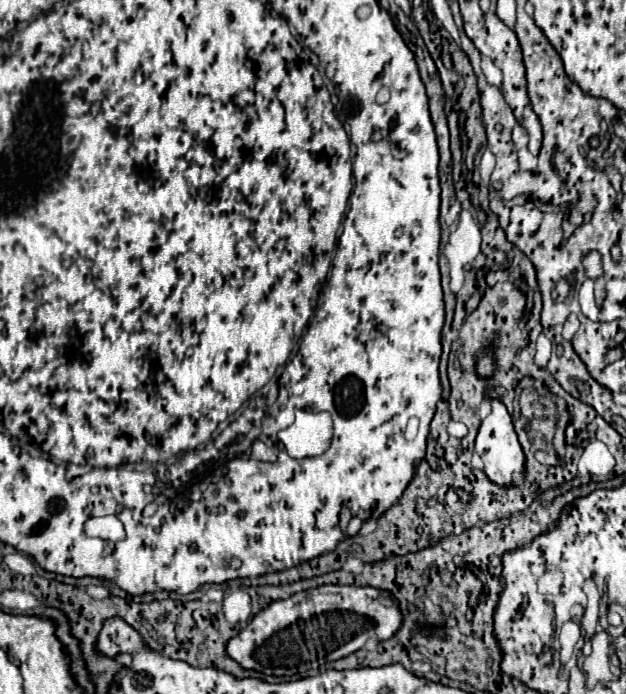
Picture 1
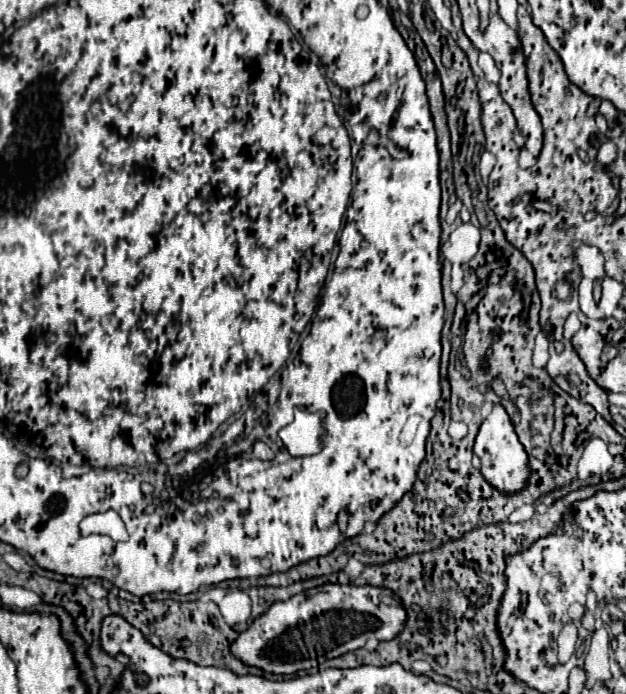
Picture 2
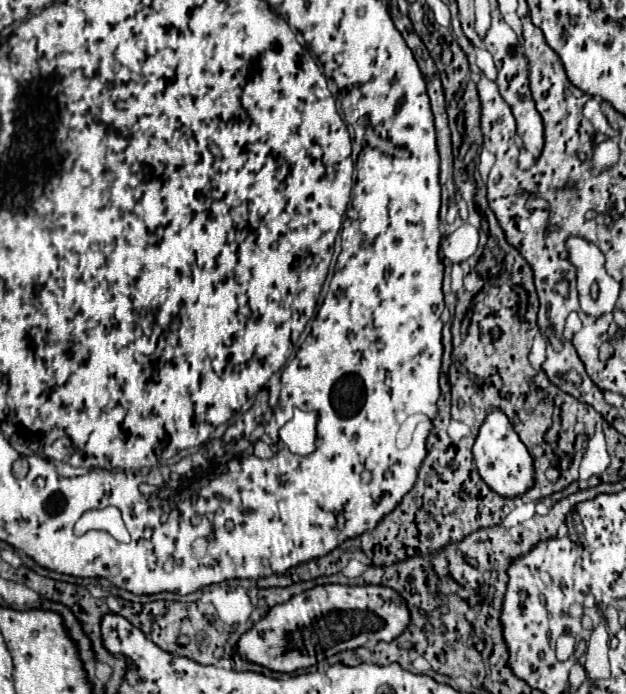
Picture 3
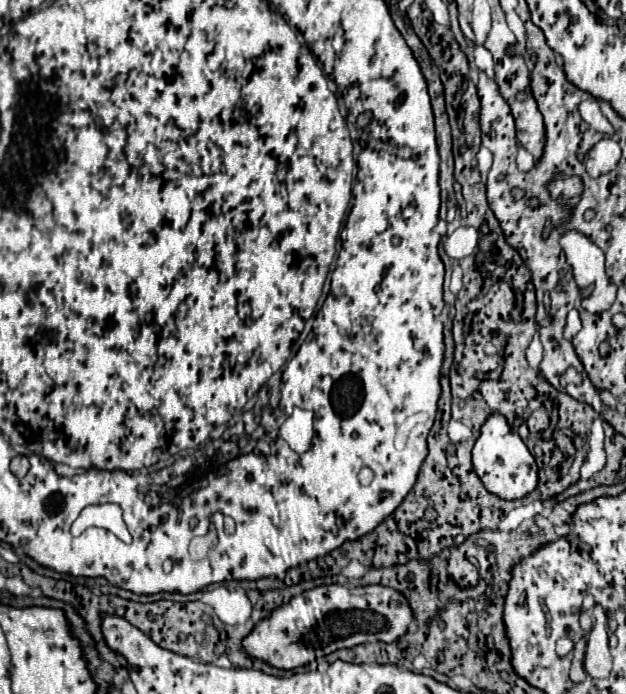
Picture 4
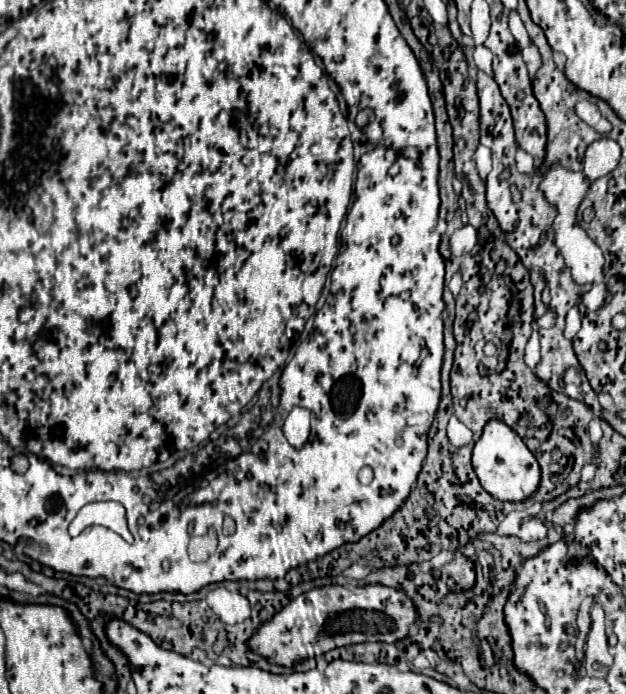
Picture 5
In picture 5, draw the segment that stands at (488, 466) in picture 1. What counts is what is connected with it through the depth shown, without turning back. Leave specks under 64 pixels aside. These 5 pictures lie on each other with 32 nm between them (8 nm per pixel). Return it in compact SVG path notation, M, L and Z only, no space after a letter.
M490 420L484 428L484 434L474 446L472 466L476 464L476 476L486 492L504 502L522 502L536 492L540 486L540 464L522 438L506 426L502 420Z

